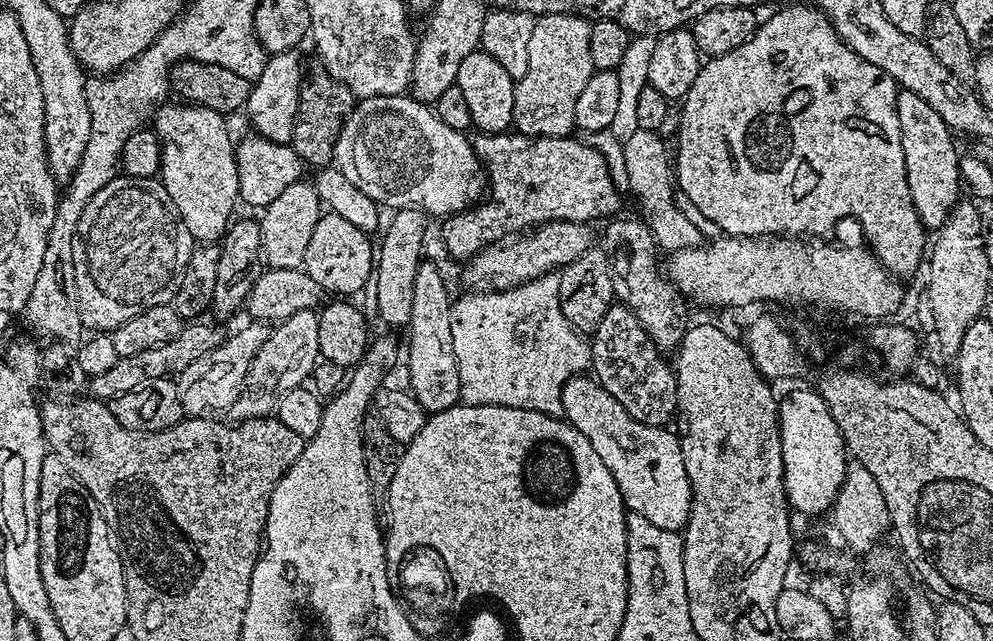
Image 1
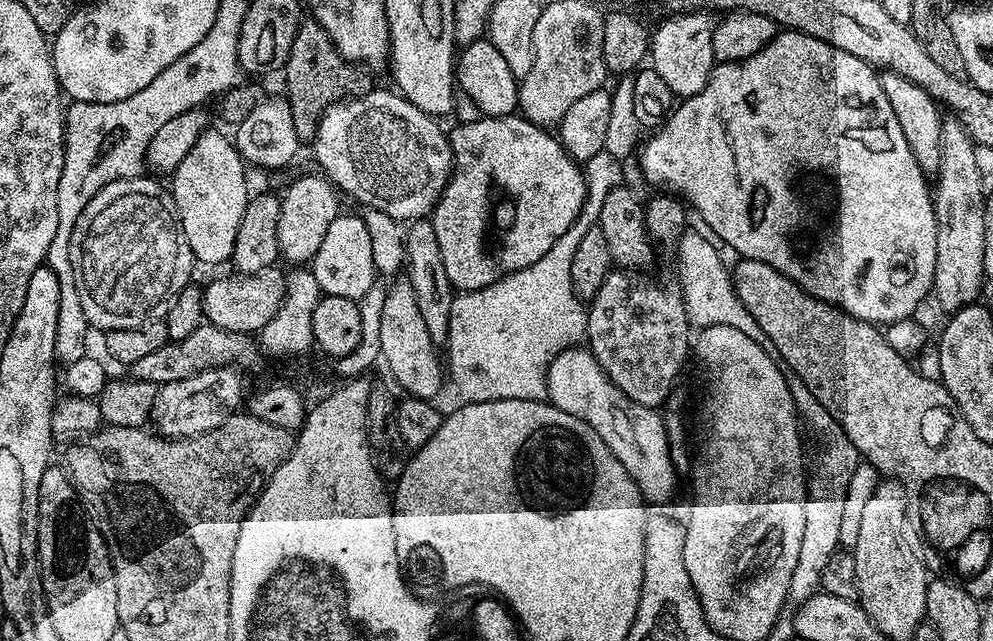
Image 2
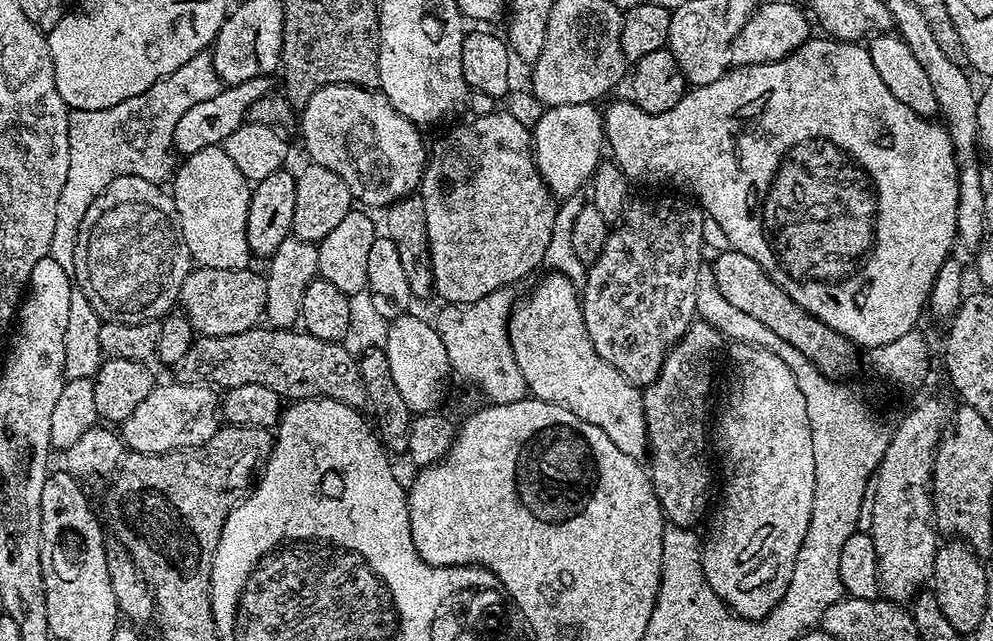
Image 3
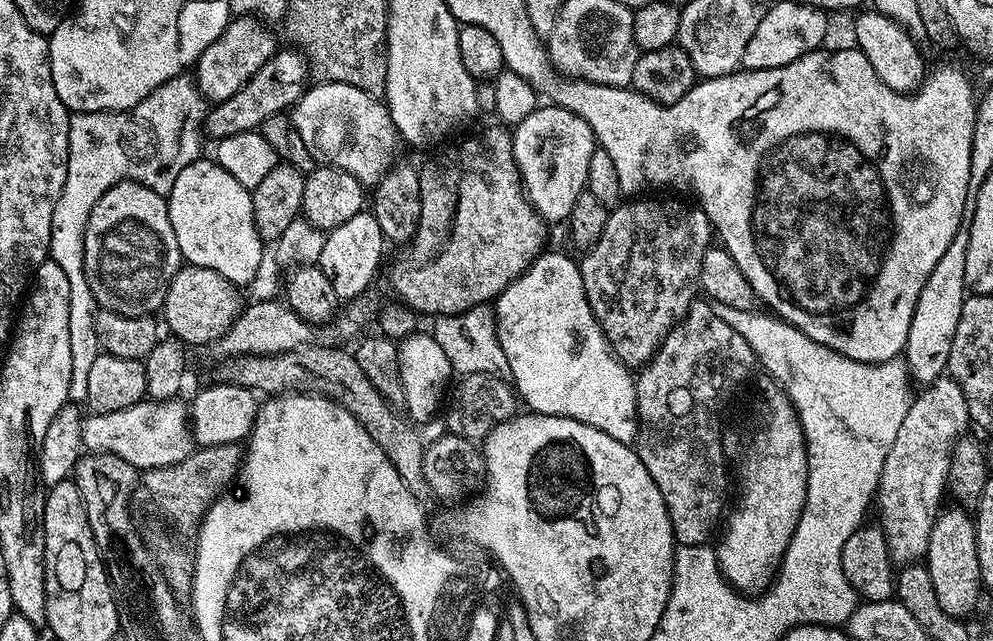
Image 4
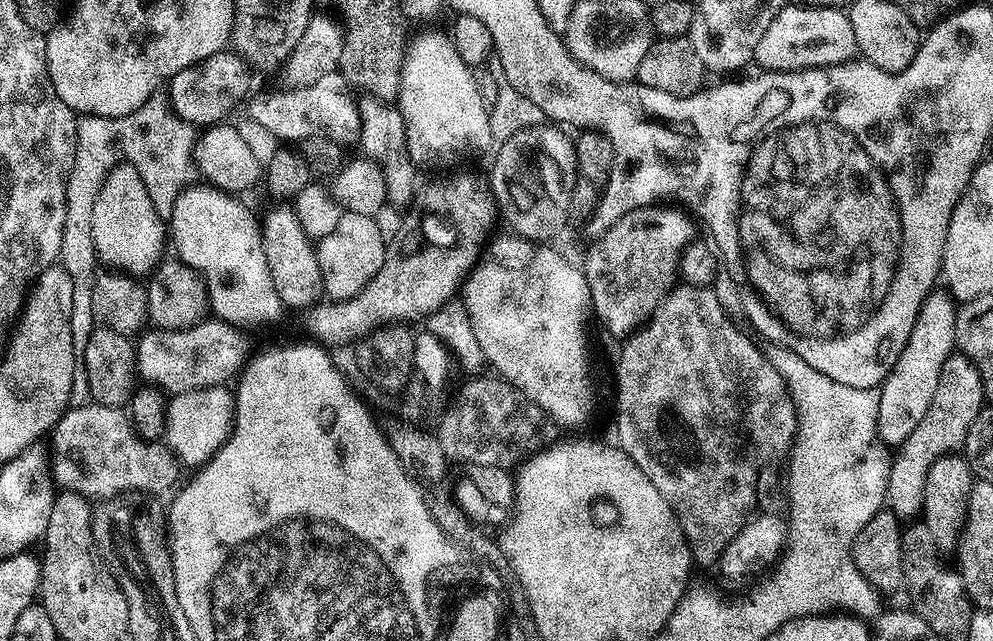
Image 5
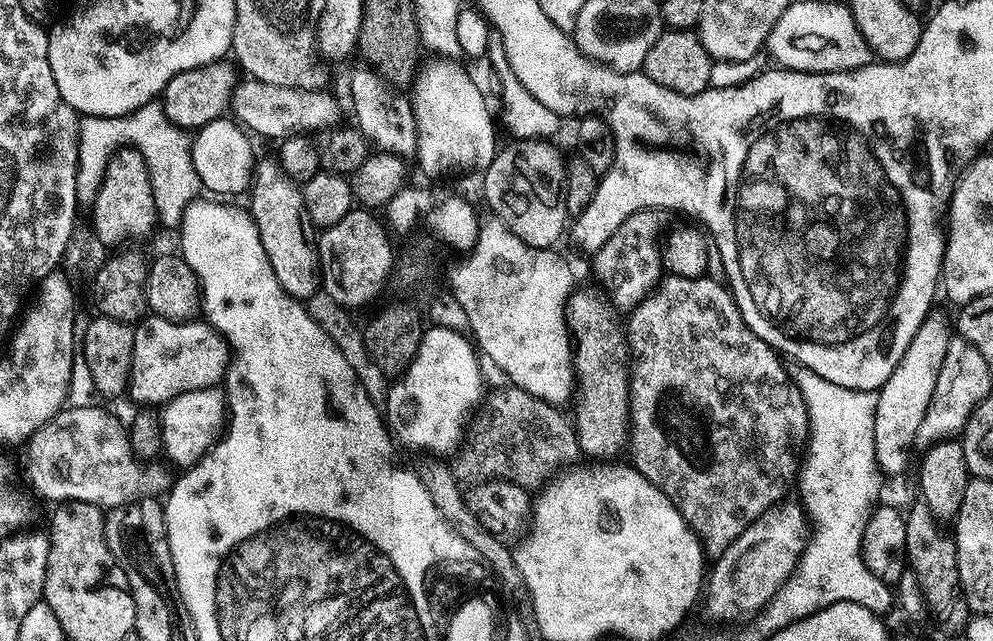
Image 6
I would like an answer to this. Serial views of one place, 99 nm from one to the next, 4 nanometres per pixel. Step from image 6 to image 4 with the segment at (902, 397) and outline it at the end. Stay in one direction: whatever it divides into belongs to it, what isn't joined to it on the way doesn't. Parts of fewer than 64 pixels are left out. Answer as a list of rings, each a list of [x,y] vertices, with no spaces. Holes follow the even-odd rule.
[[[970,222],[959,224],[950,245],[931,271],[926,285],[912,312],[910,330],[907,334],[907,346],[904,351],[904,362],[909,375],[914,379],[931,382],[943,375],[947,369],[950,346],[953,344],[954,331],[957,330],[958,318],[961,317],[962,306],[967,288],[965,286],[966,249],[970,242]]]

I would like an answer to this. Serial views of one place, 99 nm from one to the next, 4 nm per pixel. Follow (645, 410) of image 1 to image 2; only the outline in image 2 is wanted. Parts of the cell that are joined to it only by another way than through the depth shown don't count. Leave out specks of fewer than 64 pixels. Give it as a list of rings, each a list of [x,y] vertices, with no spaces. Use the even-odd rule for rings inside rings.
[[[613,270],[609,272],[608,277],[602,282],[602,286],[592,297],[587,305],[588,313],[588,334],[586,337],[587,347],[590,349],[593,358],[598,362],[598,366],[610,378],[610,382],[614,382],[614,386],[618,386],[618,390],[622,390],[622,394],[626,394],[626,398],[630,398],[636,404],[641,404],[647,408],[659,409],[661,406],[667,405],[669,396],[673,395],[676,379],[680,376],[680,371],[684,368],[684,359],[690,356],[690,336],[688,340],[688,332],[690,325],[687,318],[686,306],[684,305],[684,296],[681,292],[679,283],[659,284],[656,280],[647,280],[647,275],[641,274],[636,270]]]

